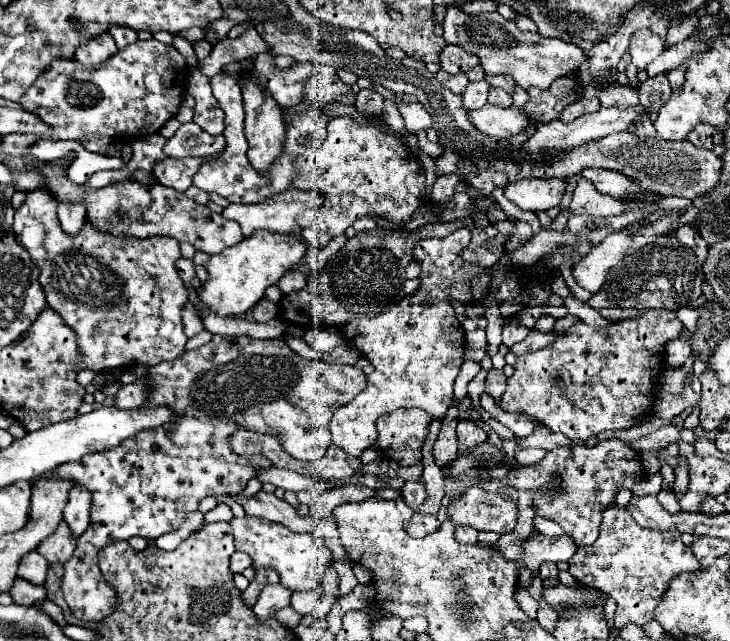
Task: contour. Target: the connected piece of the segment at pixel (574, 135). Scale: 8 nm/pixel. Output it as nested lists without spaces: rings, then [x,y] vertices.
[[[636,105],[636,107],[600,107],[596,113],[588,113],[588,115],[582,115],[578,119],[574,119],[572,123],[562,123],[560,119],[552,121],[552,123],[544,123],[536,129],[536,133],[528,139],[526,143],[526,149],[528,151],[558,151],[558,149],[570,149],[570,147],[576,147],[580,143],[586,143],[586,141],[594,141],[594,139],[602,139],[610,133],[620,133],[620,131],[626,131],[628,127],[636,125],[640,121],[640,117],[648,113],[646,107],[642,105]]]

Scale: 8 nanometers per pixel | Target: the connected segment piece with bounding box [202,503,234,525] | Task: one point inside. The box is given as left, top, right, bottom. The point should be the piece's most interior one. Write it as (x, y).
(222, 512)

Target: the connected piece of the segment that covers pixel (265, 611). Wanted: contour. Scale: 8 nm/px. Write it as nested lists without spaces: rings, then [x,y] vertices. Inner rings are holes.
[[[266,585],[262,589],[262,593],[258,595],[258,601],[254,605],[254,613],[258,615],[258,619],[270,619],[274,617],[274,613],[282,607],[290,605],[290,595],[292,591],[288,587],[278,585]]]

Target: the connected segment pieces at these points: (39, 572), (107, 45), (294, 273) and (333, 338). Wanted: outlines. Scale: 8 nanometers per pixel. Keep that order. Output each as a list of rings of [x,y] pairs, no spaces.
[[[30,551],[30,555],[24,555],[22,561],[18,563],[18,577],[26,579],[34,585],[42,585],[44,583],[44,575],[46,575],[48,563],[42,555],[38,555],[36,551]]]
[[[102,33],[102,35],[98,35],[96,39],[90,39],[88,43],[76,47],[74,57],[76,57],[80,63],[84,63],[86,67],[98,67],[98,65],[102,65],[110,55],[114,55],[114,49],[118,49],[116,43],[114,43],[114,39],[112,39],[108,33]]]
[[[290,269],[284,273],[284,277],[278,281],[278,287],[284,295],[288,293],[294,293],[294,291],[300,291],[302,287],[306,285],[306,275],[298,269]]]
[[[308,329],[304,339],[318,351],[332,351],[338,345],[338,333],[334,329]]]

